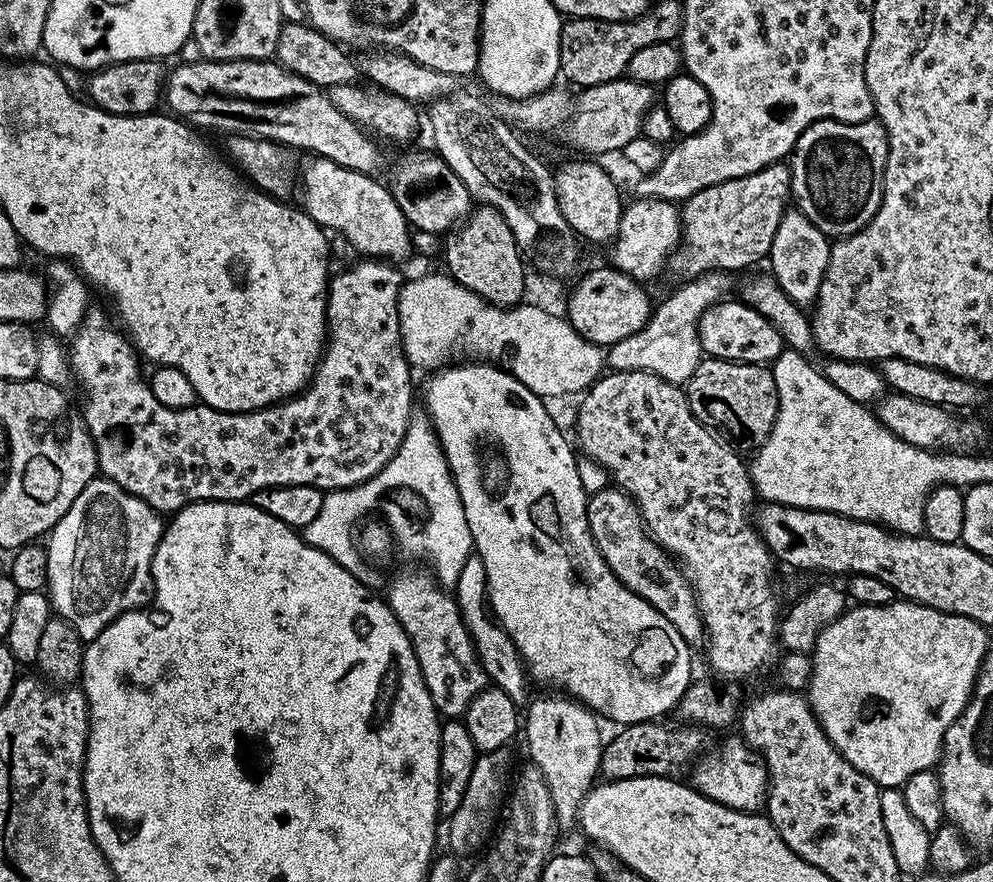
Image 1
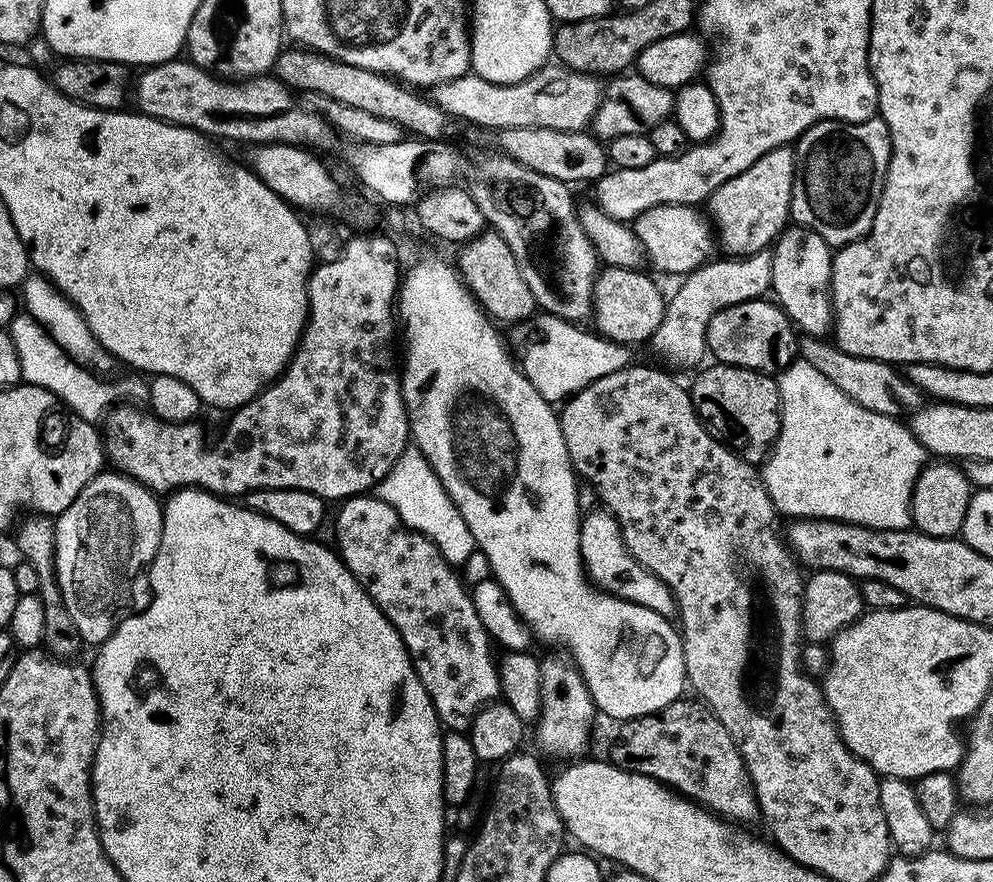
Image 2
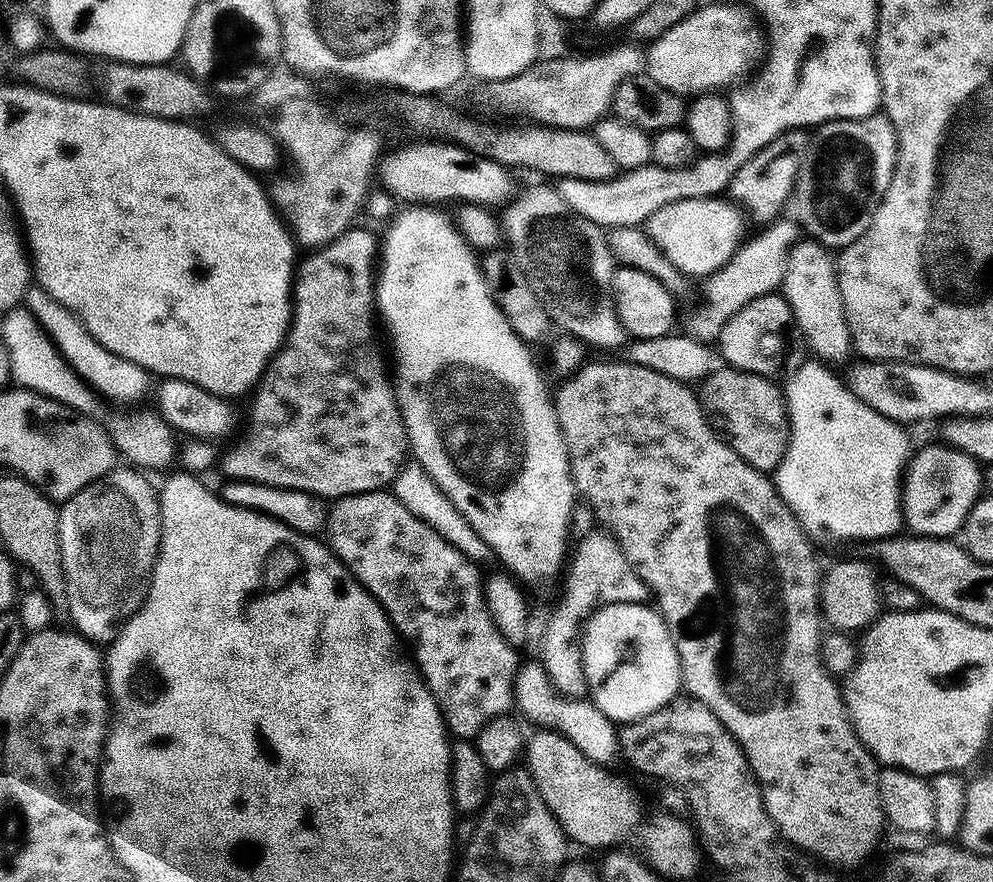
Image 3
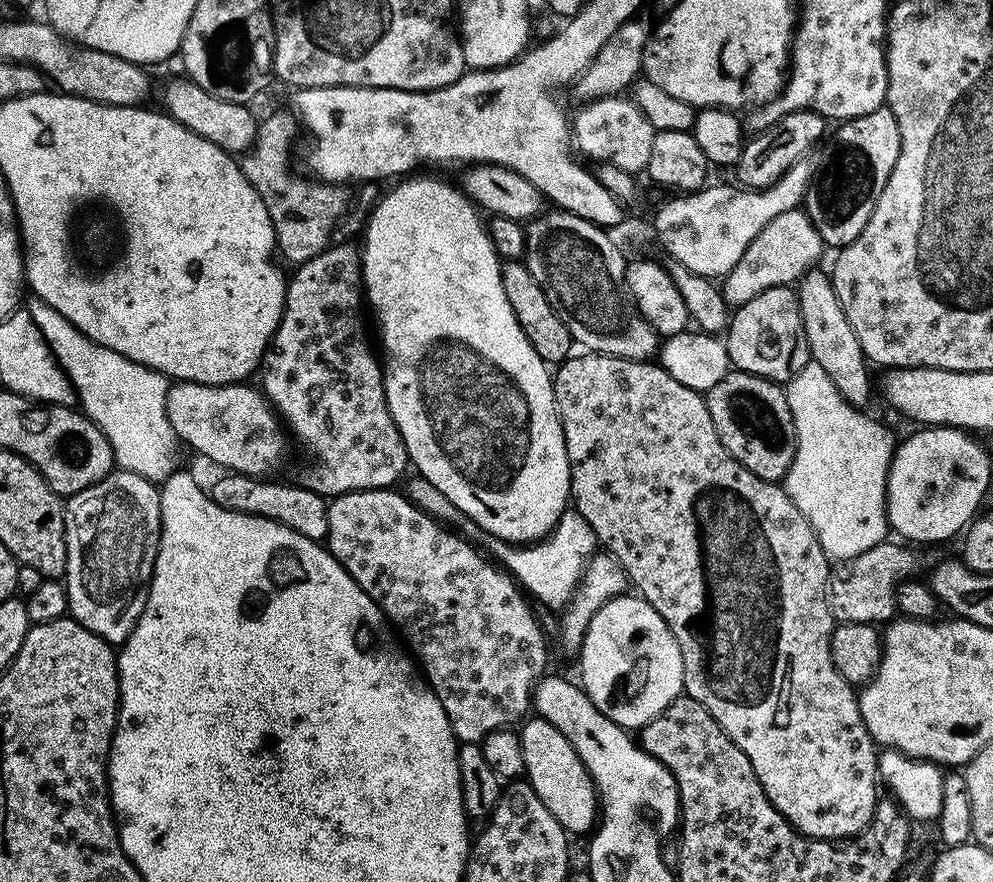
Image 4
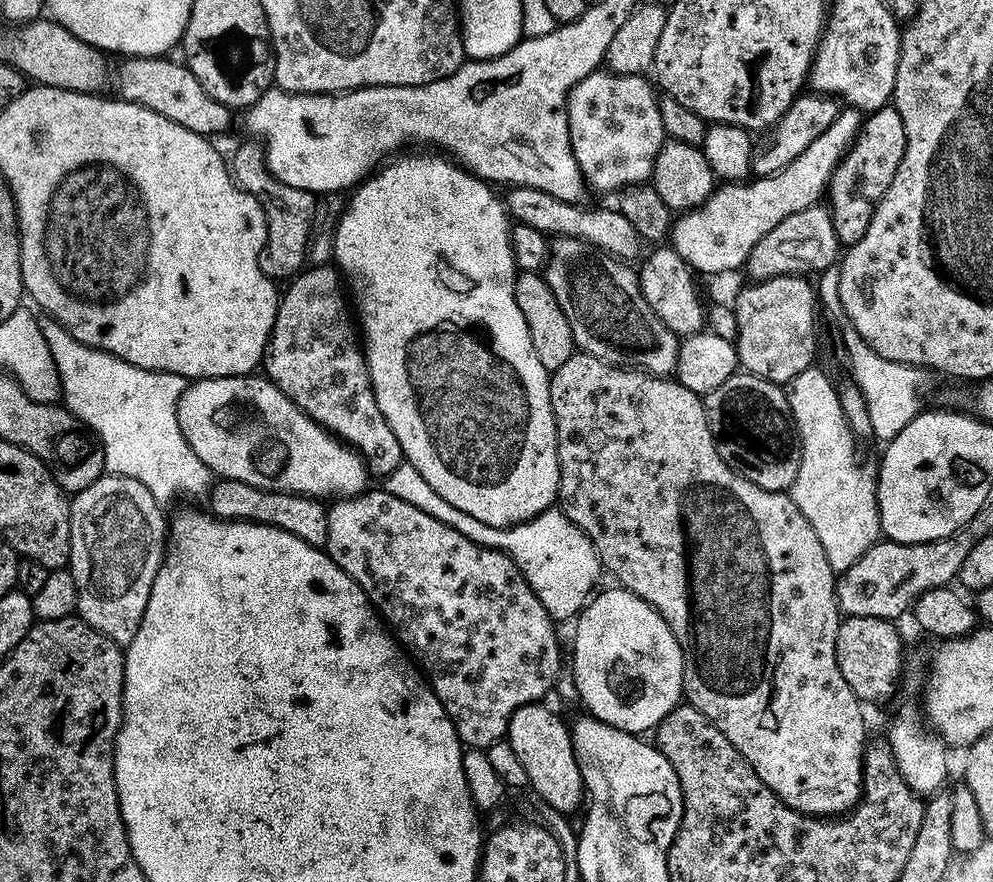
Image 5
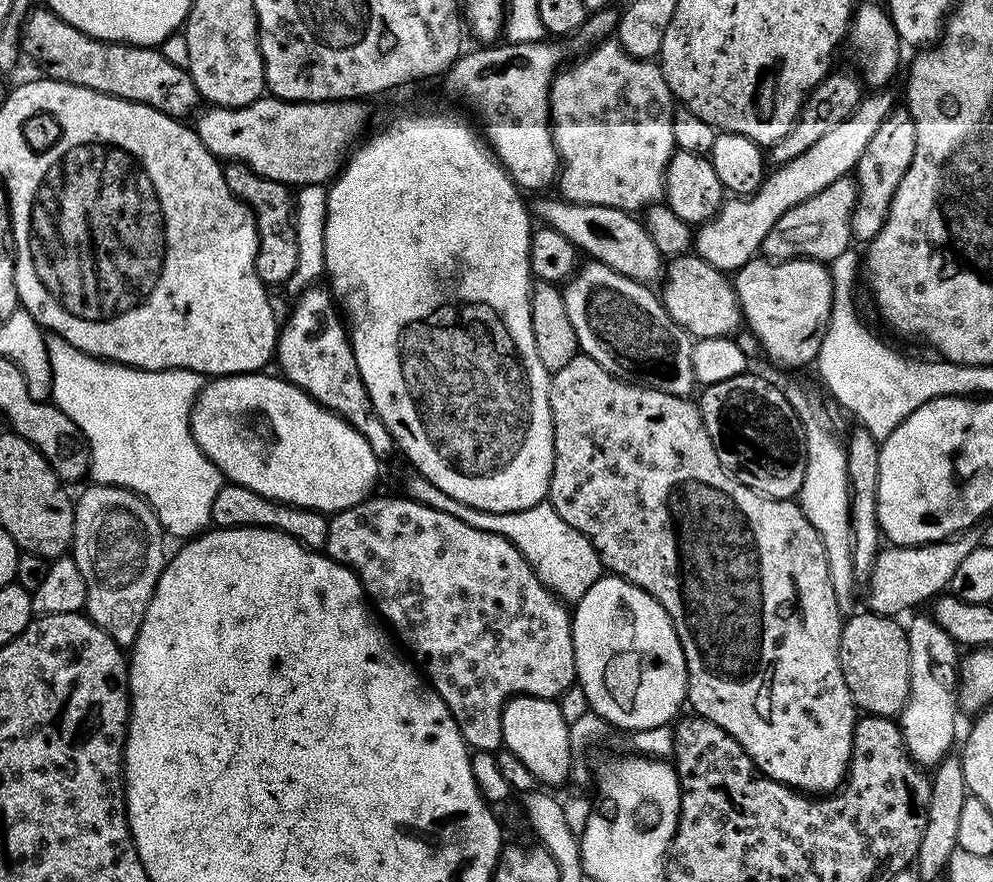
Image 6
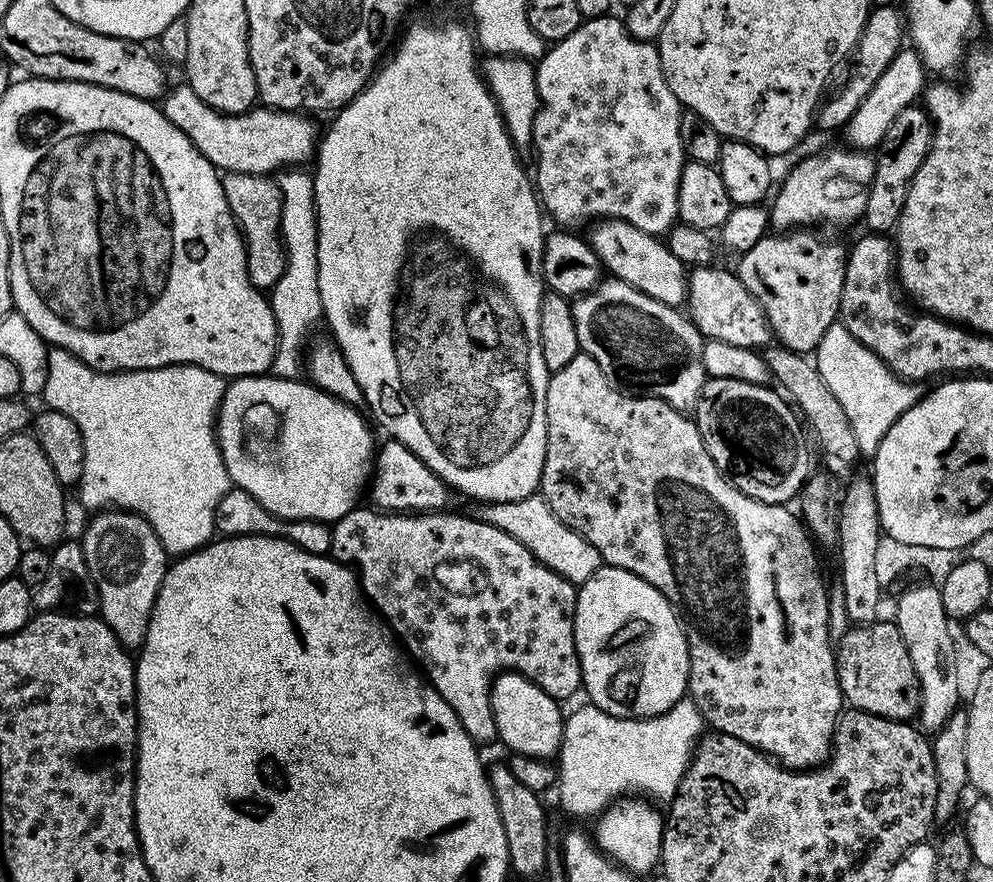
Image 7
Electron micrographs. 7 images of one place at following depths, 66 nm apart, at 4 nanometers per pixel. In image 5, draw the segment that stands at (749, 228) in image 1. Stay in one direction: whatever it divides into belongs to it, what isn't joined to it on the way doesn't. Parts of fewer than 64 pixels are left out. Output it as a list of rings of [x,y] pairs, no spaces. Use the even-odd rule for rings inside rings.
[[[811,90],[797,96],[777,124],[763,129],[753,139],[751,175],[772,176],[775,172],[781,172],[790,162],[794,162],[794,158],[798,158],[798,154],[802,154],[802,150],[806,150],[806,146],[810,146],[810,142],[814,142],[814,138],[818,138],[818,134],[826,134],[826,126],[830,126],[830,122],[838,118],[841,110],[841,101],[835,96]]]

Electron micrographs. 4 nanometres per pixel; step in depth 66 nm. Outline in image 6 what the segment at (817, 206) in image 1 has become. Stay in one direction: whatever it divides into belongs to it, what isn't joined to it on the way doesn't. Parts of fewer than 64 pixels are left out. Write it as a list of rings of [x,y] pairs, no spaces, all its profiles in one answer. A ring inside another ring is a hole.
[[[893,107],[874,136],[870,138],[870,146],[862,154],[854,169],[856,181],[856,207],[852,210],[852,239],[853,241],[867,242],[872,240],[882,230],[886,220],[888,207],[894,198],[894,190],[898,190],[898,182],[902,182],[902,174],[910,166],[910,158],[914,158],[916,149],[916,135],[914,121],[907,107]]]

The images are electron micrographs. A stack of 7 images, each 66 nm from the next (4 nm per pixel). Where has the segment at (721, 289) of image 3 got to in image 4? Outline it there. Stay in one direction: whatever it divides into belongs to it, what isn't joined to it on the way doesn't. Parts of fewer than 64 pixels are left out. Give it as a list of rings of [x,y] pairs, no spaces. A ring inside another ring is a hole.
[[[797,210],[778,214],[778,218],[774,218],[774,222],[770,222],[770,226],[766,226],[766,230],[762,230],[750,246],[746,246],[746,254],[742,254],[738,266],[723,277],[722,293],[726,304],[729,309],[735,310],[766,290],[795,285],[824,251],[824,239],[810,222],[807,212]]]

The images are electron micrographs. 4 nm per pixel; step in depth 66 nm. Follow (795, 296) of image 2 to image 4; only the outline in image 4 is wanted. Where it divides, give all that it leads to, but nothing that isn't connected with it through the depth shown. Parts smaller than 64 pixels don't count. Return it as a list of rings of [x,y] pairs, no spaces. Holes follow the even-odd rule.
[[[816,271],[805,272],[795,285],[809,357],[818,362],[818,366],[822,366],[826,374],[830,374],[830,382],[834,382],[838,394],[842,394],[848,404],[853,408],[867,409],[867,404],[872,400],[872,380],[868,377],[869,361],[854,334],[850,317],[842,310],[842,302],[834,290],[831,275],[827,271]]]

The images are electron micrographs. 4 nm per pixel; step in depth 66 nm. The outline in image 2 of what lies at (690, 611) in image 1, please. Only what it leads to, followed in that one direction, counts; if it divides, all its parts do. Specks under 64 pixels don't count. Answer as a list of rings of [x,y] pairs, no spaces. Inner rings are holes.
[[[596,506],[593,512],[583,513],[580,522],[580,553],[587,575],[595,587],[610,596],[616,596],[619,600],[629,600],[638,606],[646,606],[663,616],[673,615],[676,599],[672,596],[672,591],[650,570],[636,563],[622,538],[619,522],[612,517],[607,508]]]

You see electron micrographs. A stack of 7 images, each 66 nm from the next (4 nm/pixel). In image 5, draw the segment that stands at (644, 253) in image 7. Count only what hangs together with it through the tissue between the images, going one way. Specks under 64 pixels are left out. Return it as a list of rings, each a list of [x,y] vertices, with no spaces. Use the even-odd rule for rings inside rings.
[[[512,186],[507,192],[508,196],[503,197],[504,207],[515,223],[534,226],[549,238],[576,236],[579,240],[601,248],[609,256],[615,256],[625,262],[632,262],[632,259],[635,261],[641,255],[640,235],[634,225],[626,222],[626,218],[622,218],[622,214],[616,211],[615,207],[584,208],[585,206],[580,204],[562,202],[562,198],[554,198],[554,194],[546,194],[546,190],[534,190],[530,186]]]

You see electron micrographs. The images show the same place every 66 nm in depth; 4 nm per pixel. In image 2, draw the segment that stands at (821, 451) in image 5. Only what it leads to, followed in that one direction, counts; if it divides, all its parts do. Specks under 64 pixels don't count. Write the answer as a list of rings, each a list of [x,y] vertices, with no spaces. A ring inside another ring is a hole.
[[[797,358],[779,373],[780,433],[762,465],[764,485],[777,513],[788,518],[844,520],[882,530],[911,529],[912,491],[930,453],[914,438],[911,427],[894,416],[883,416],[858,406],[830,378]]]

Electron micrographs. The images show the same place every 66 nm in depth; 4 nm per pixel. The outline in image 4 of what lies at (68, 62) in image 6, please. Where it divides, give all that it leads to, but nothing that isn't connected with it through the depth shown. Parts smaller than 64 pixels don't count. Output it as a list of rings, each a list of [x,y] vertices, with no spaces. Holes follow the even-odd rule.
[[[187,78],[172,80],[165,86],[162,108],[172,119],[178,121],[182,126],[186,126],[194,134],[206,138],[206,142],[214,142],[214,146],[218,146],[223,152],[243,154],[256,141],[258,116],[251,112],[253,109],[249,105],[214,98],[210,94],[206,94],[206,90],[202,90],[202,86],[198,86]]]

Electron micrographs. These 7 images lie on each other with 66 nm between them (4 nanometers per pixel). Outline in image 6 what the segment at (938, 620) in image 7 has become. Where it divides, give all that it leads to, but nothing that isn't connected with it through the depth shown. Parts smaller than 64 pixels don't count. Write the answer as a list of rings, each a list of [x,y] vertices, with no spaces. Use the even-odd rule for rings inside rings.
[[[931,615],[916,616],[907,621],[906,627],[910,642],[910,694],[898,723],[912,759],[921,766],[935,766],[953,751],[952,743],[956,740],[958,645]]]

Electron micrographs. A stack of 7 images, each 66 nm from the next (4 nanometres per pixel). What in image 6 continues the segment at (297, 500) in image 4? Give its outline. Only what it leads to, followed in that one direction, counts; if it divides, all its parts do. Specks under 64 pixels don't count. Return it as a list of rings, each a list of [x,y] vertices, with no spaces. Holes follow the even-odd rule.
[[[225,482],[214,497],[214,506],[210,506],[210,521],[217,528],[273,528],[293,536],[299,544],[313,550],[323,549],[328,542],[329,517],[325,513],[283,504],[231,482]]]

